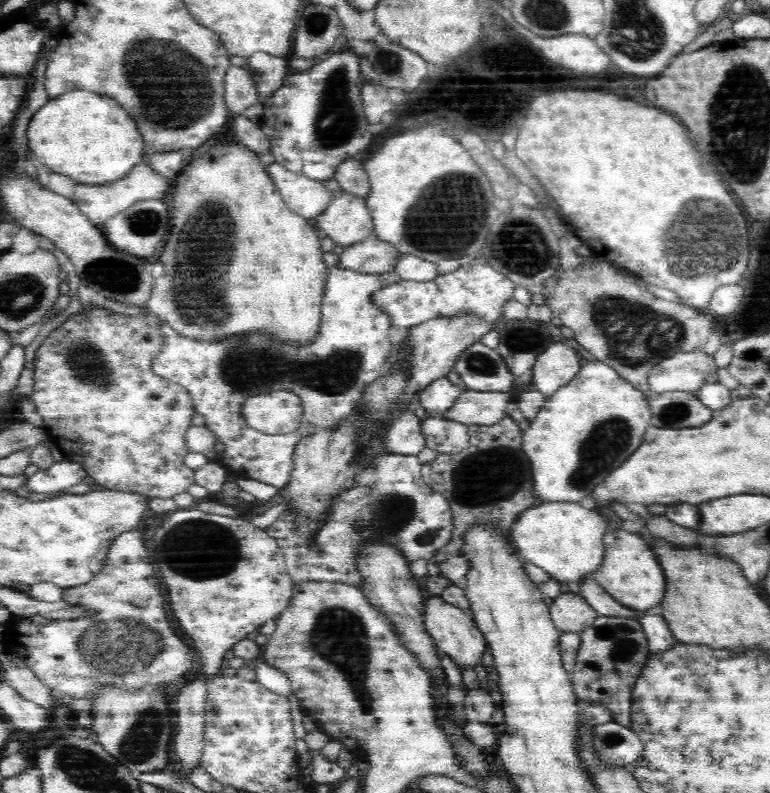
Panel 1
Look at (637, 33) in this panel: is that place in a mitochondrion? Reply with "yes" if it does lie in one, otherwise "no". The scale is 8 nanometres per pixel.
yes

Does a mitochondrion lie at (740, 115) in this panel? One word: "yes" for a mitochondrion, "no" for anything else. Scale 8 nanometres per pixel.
yes

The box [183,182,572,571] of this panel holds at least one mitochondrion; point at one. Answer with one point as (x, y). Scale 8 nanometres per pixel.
(240, 369)

